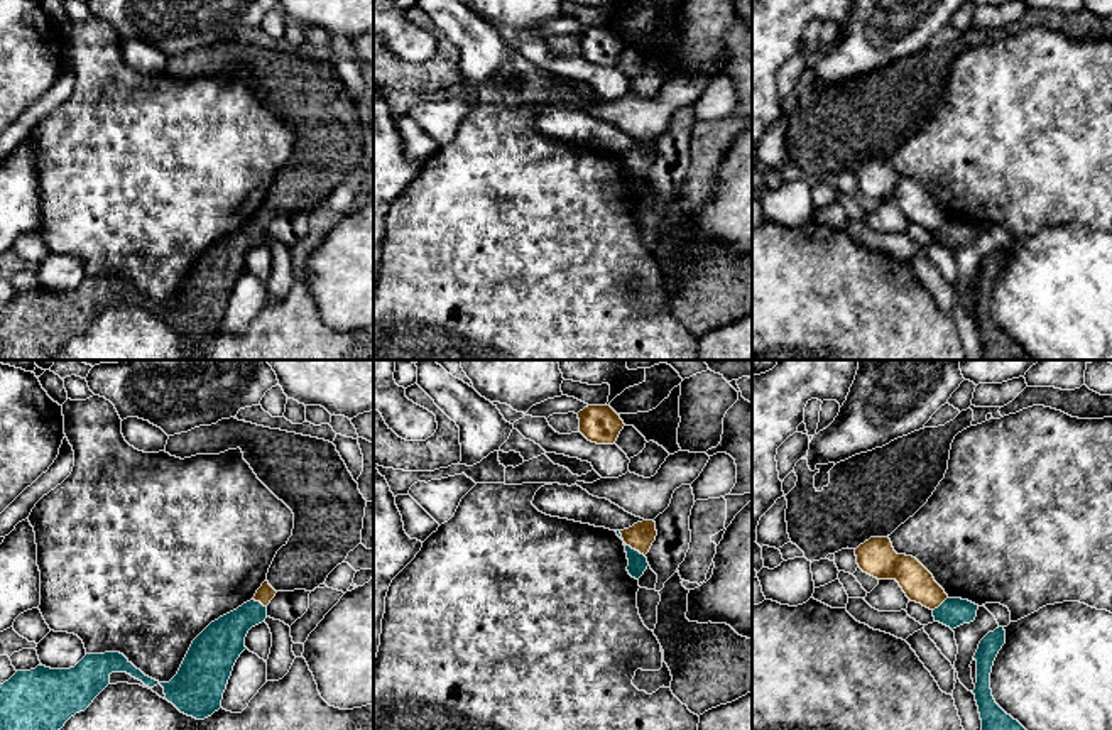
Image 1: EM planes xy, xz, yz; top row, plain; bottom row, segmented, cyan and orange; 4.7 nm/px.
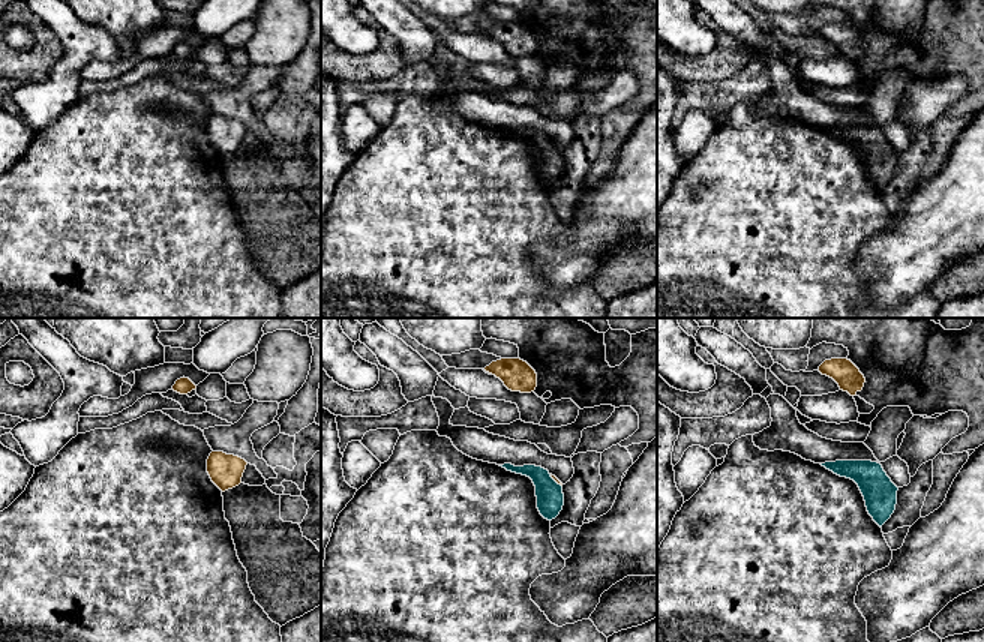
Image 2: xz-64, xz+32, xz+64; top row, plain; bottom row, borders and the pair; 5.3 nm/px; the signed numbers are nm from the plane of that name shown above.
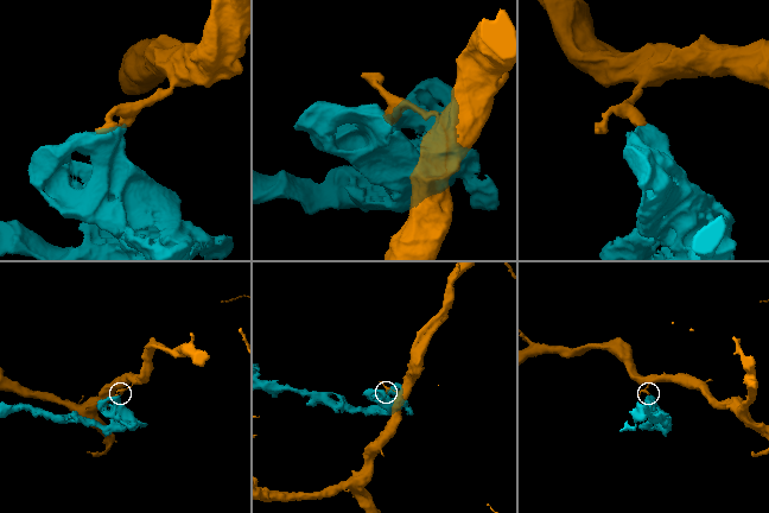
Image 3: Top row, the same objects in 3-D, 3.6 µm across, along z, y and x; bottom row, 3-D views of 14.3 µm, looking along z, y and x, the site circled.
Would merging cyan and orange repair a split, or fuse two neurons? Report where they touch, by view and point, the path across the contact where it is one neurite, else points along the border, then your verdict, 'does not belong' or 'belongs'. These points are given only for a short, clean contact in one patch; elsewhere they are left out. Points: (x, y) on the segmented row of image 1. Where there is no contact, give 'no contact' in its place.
xz (629, 546) | along xz (619, 531), (621, 538), (644, 556) | does not belong

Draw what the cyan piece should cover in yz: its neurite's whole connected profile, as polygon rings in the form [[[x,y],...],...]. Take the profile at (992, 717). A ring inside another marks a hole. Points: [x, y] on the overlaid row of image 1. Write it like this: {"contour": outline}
{"contour": [[[999,627],[980,640],[973,656],[977,661],[977,683],[973,695],[982,720],[982,730],[1026,730],[1017,720],[1007,715],[992,696],[990,673],[1004,644],[1006,630],[1004,627]]]}

